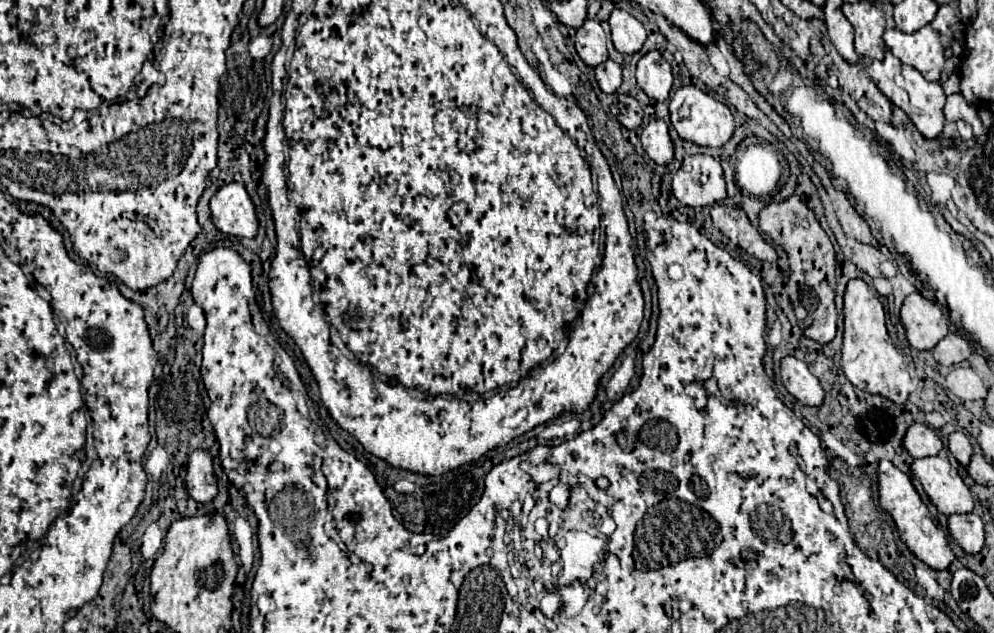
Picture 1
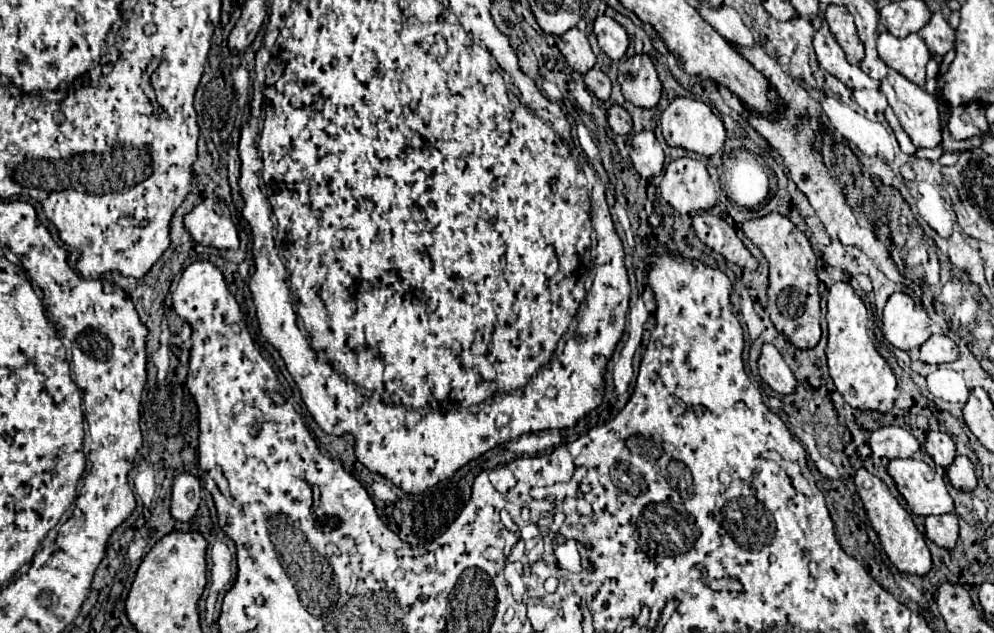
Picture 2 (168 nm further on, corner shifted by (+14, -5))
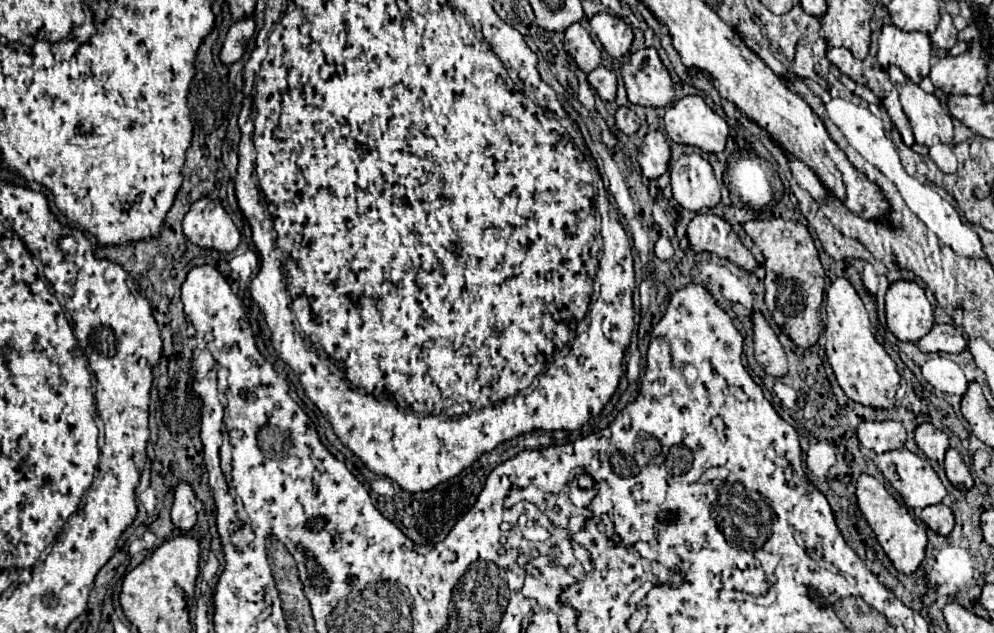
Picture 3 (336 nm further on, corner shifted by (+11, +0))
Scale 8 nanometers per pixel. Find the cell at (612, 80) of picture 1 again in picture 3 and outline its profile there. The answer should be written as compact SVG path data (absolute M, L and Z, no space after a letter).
M599 66L587 76L587 80L589 80L591 88L601 96L601 100L605 100L605 102L613 102L615 100L617 76L611 70L607 70L605 66Z

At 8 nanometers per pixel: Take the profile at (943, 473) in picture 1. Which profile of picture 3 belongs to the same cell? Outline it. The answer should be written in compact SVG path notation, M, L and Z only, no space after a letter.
M899 448L899 450L879 454L879 456L875 456L873 462L879 468L879 472L885 476L885 480L889 480L889 484L903 496L905 504L911 506L911 508L925 508L925 506L931 506L931 504L939 504L947 496L947 490L941 484L935 470L931 468L929 460L909 452L907 448Z

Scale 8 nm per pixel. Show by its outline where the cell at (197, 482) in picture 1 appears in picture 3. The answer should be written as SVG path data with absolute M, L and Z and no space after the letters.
M179 484L175 488L175 502L173 502L173 508L171 508L171 522L187 532L195 526L197 522L197 510L195 510L195 504L197 504L197 498L195 498L195 492L189 484Z

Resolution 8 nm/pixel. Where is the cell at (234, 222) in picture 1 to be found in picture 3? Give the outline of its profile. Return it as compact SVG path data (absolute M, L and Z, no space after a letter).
M201 198L191 204L183 218L183 234L199 248L233 252L239 246L239 230L219 200Z

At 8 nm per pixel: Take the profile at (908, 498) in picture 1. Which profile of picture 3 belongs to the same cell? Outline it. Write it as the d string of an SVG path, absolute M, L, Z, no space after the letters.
M861 474L857 480L857 506L863 512L863 516L867 518L869 528L873 530L873 534L877 536L877 542L881 544L883 552L887 554L887 558L893 562L893 566L903 572L903 574L913 574L917 570L917 566L921 564L923 556L925 556L925 546L927 546L927 536L925 536L925 528L919 526L907 512L905 506L901 506L887 490L883 484L879 484L873 476L869 474Z

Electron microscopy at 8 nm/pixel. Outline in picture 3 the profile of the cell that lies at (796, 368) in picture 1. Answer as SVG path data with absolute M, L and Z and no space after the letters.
M753 312L753 342L755 342L755 360L757 364L771 376L781 378L787 374L787 358L783 352L783 346L773 332L773 328L767 324L761 312Z

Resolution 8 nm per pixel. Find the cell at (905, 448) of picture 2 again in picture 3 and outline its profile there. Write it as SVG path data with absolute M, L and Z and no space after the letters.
M861 422L857 428L861 446L875 450L877 454L903 448L905 428L901 422Z

